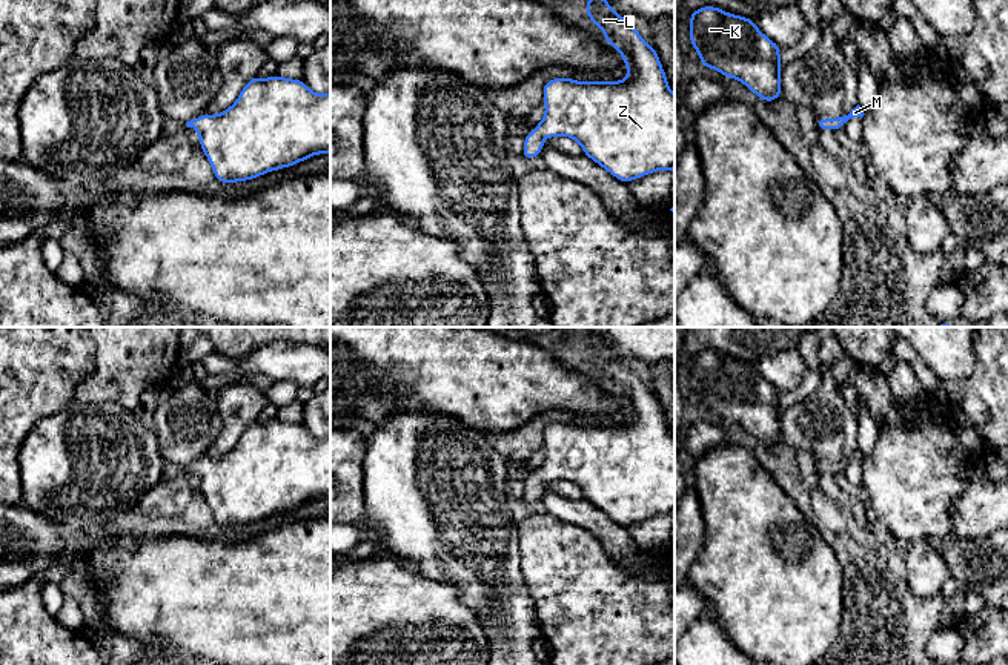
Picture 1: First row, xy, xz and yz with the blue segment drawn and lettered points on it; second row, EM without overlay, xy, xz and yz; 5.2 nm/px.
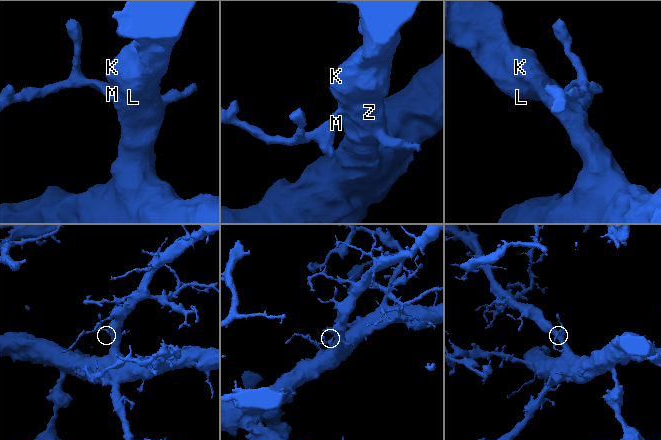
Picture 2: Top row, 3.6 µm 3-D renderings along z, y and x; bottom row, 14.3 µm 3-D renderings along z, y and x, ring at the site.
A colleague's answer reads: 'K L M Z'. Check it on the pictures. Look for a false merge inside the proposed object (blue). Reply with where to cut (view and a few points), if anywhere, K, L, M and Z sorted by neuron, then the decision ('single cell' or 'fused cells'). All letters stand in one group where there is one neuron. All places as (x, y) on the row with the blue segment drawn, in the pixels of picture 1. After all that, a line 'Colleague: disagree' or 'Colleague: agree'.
no cut | K L M Z | single cell
Colleague: agree

